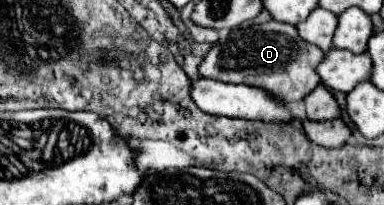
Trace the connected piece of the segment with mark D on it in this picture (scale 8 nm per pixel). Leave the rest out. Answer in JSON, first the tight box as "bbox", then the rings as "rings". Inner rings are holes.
{"bbox":[200,21,326,101],"rings":[[[268,21],[260,25],[250,27],[236,27],[230,31],[230,35],[218,43],[212,45],[208,55],[204,57],[200,65],[200,73],[208,79],[224,81],[224,83],[246,83],[254,87],[264,87],[270,95],[284,99],[284,101],[302,101],[306,95],[310,95],[322,81],[318,81],[318,73],[314,73],[314,67],[326,57],[326,53],[320,47],[314,47],[312,43],[306,43],[300,39],[298,29],[290,23],[278,23]]]}

